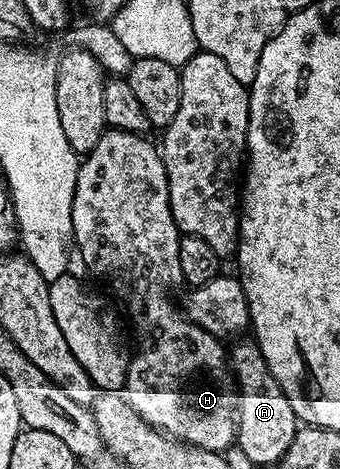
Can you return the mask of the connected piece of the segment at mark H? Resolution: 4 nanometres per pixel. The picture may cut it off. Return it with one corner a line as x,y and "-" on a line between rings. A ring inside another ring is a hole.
105,129
98,144
94,144
92,151
79,163
72,205
72,242
85,268
94,277
101,278
128,309
128,318
136,333
136,350
134,346
122,393
134,412
138,412
153,430
167,434
169,438
203,450
224,452
236,441
236,405
240,396
226,357
225,343
191,322
181,303
172,299
172,293
185,285
178,264
178,244
182,235
170,212
164,160
159,149
155,145
152,147
146,139
143,133

